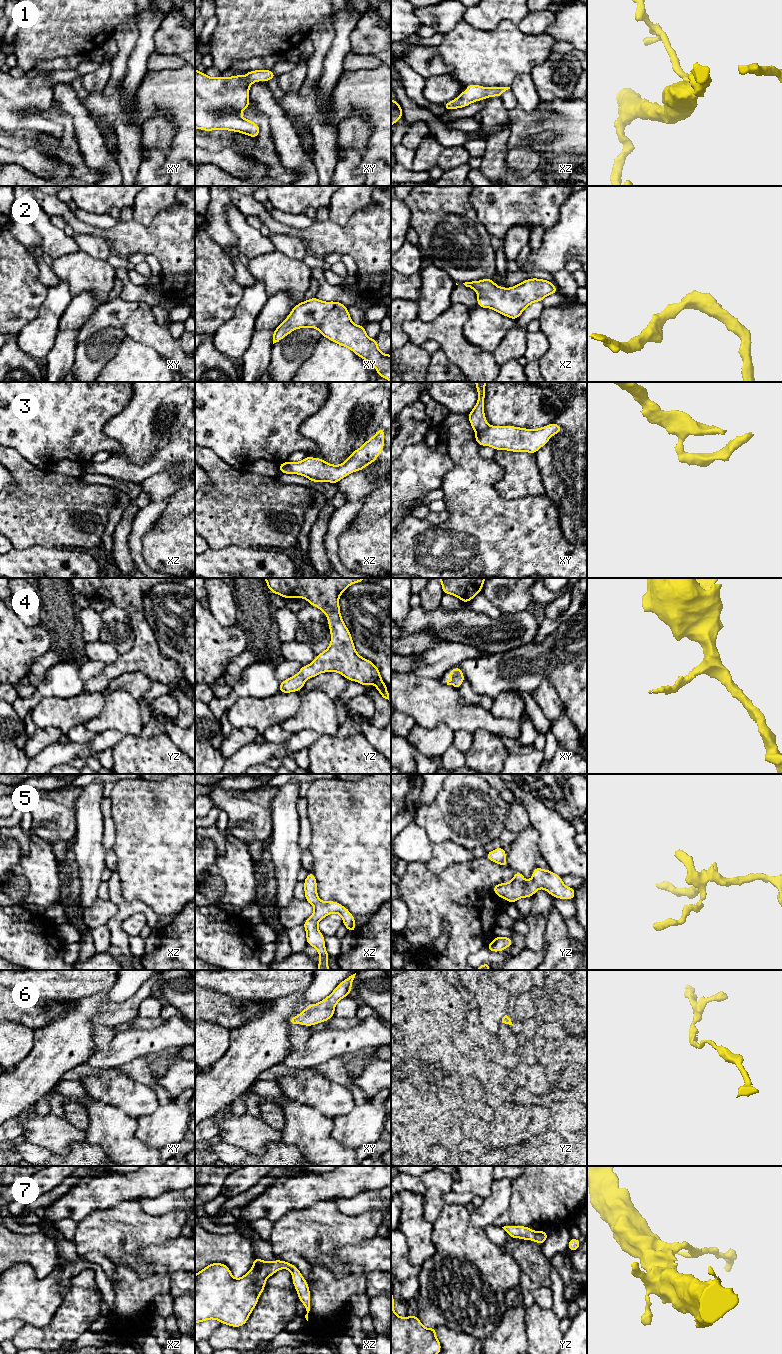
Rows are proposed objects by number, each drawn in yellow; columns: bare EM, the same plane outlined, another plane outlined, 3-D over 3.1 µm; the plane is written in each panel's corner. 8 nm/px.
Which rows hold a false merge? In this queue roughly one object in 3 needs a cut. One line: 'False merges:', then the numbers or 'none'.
False merges: 3

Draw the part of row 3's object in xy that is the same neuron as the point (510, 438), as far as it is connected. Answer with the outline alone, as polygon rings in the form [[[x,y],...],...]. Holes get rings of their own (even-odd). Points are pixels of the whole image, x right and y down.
[[[554,422],[538,429],[490,425],[482,431],[475,431],[475,440],[479,446],[491,446],[496,451],[535,454],[553,435],[561,431],[562,427]]]

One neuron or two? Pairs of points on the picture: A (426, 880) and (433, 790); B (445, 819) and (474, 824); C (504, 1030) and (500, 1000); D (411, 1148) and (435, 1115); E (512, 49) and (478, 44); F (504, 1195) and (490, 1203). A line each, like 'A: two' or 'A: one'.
A: two
B: one
C: two
D: one
E: one
F: one

